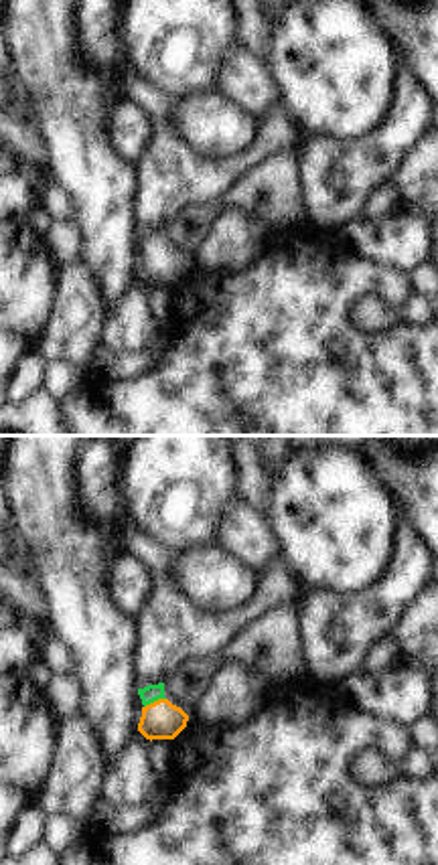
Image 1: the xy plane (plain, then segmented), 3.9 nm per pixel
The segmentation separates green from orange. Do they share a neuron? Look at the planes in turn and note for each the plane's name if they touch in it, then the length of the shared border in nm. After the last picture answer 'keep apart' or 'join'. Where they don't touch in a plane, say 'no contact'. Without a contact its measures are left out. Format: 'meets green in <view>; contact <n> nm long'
meets green in xy; contact 100 nm long

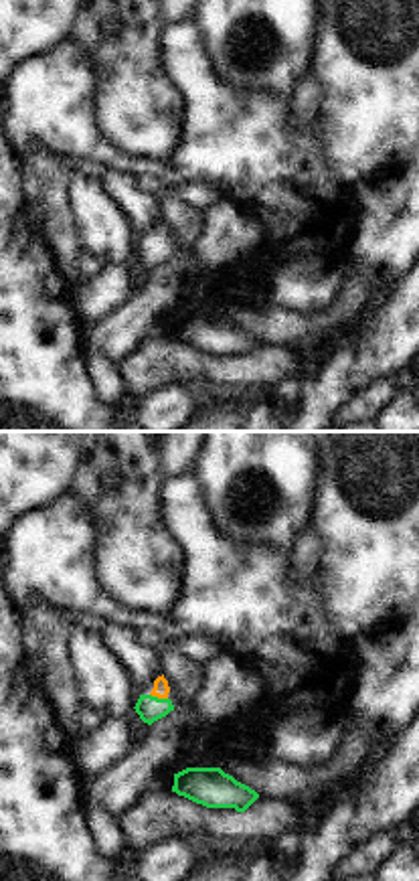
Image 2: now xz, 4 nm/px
meets green in xz; contact 80 nm long

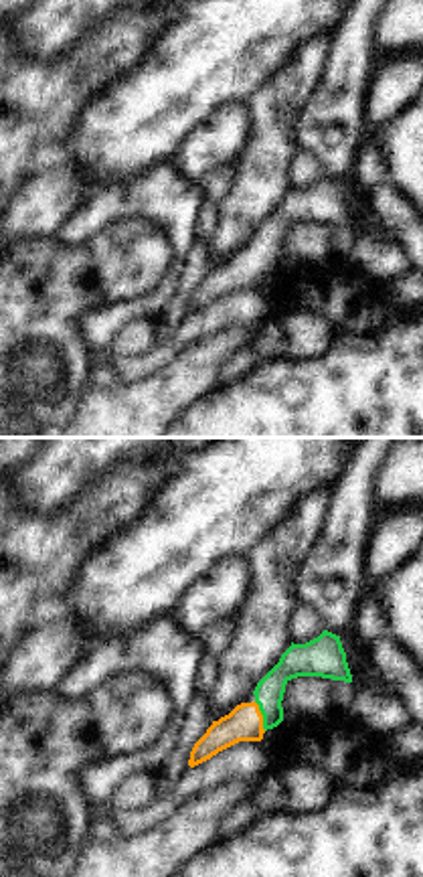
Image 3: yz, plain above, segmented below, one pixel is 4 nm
meets green in yz; contact 130 nm long

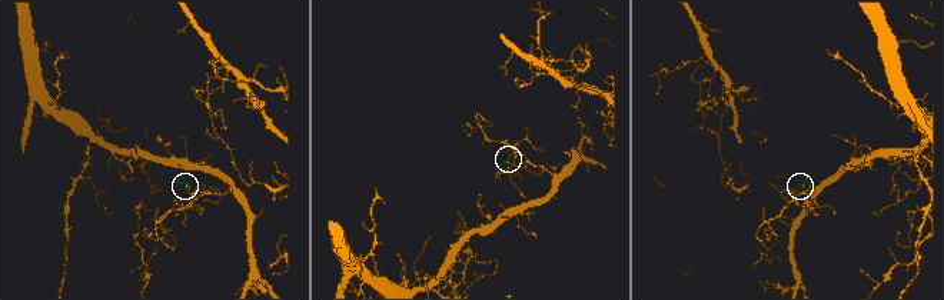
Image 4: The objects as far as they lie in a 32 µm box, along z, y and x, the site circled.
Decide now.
join

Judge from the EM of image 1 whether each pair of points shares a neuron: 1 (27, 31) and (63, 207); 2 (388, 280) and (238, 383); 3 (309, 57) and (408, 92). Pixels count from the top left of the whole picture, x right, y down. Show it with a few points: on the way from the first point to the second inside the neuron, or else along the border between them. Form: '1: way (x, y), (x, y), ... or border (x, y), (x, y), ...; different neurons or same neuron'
1: border (53, 185), (65, 193), (71, 217); different neurons
2: way (351, 278), (337, 290), (331, 290), (274, 347); same neuron
3: border (400, 59), (394, 98), (374, 130); different neurons

